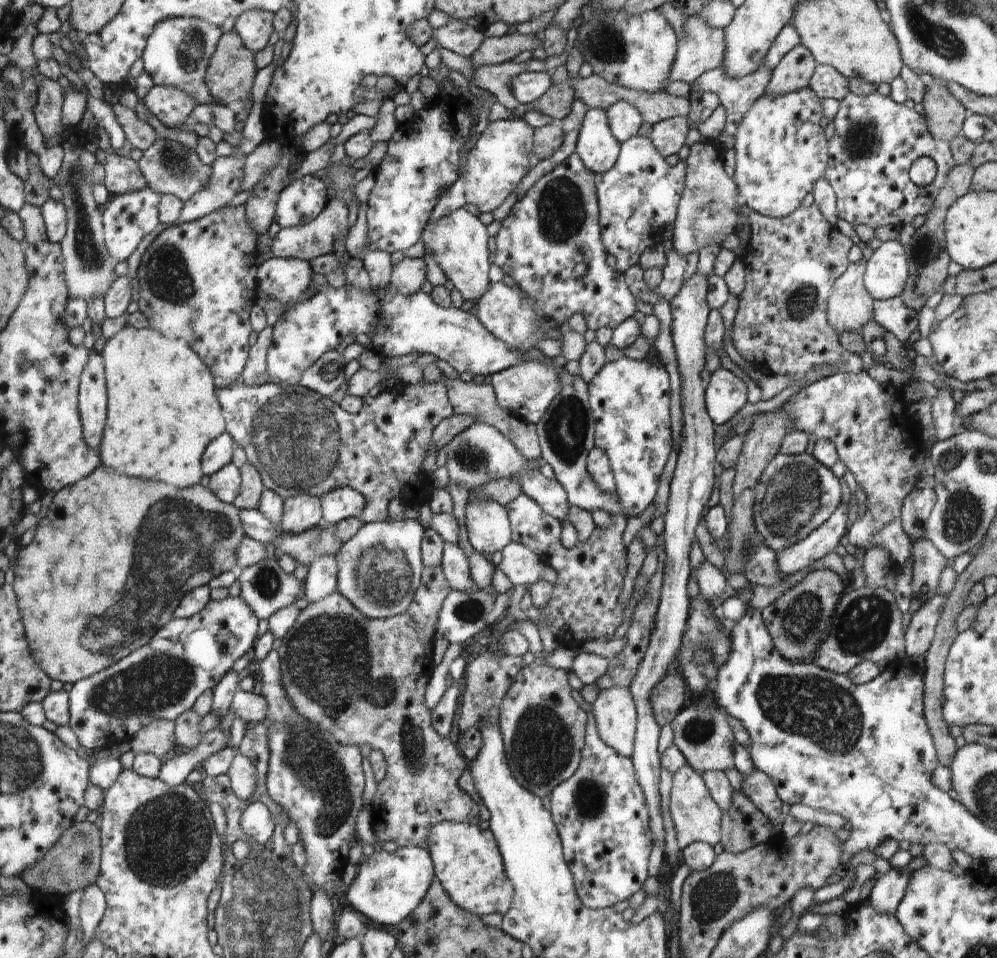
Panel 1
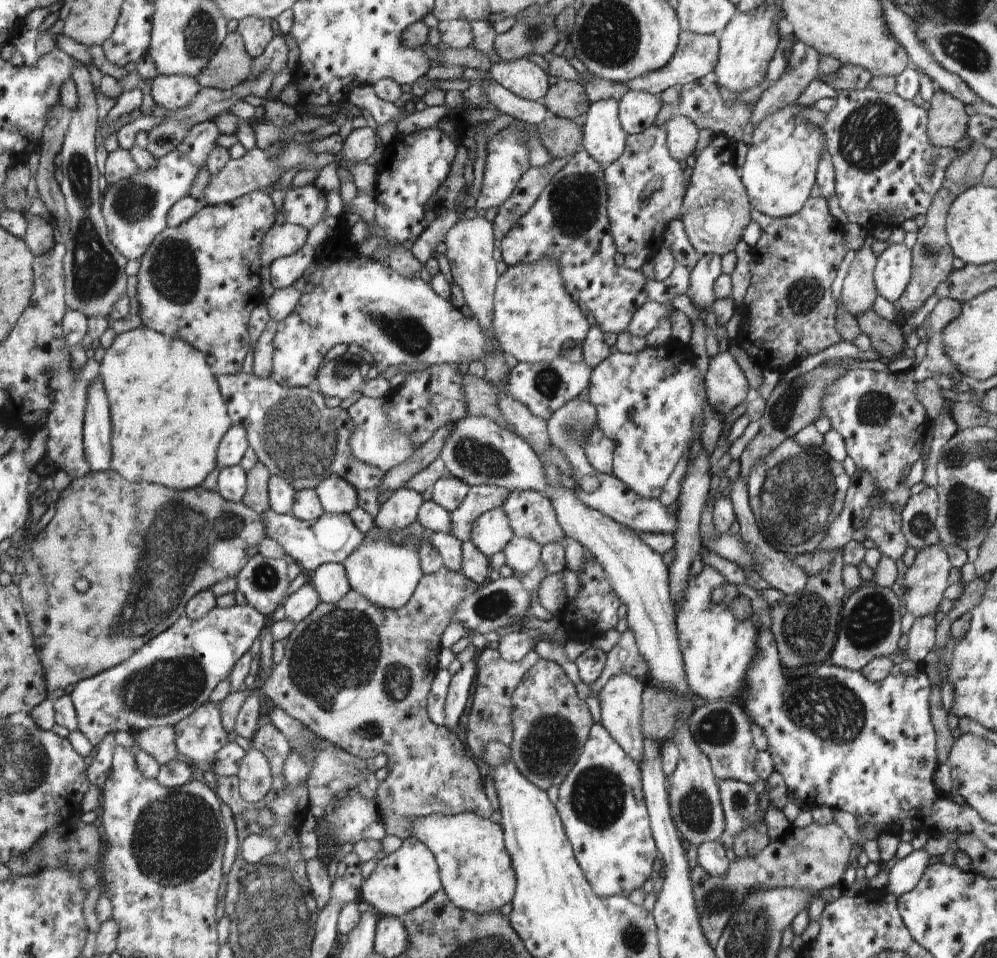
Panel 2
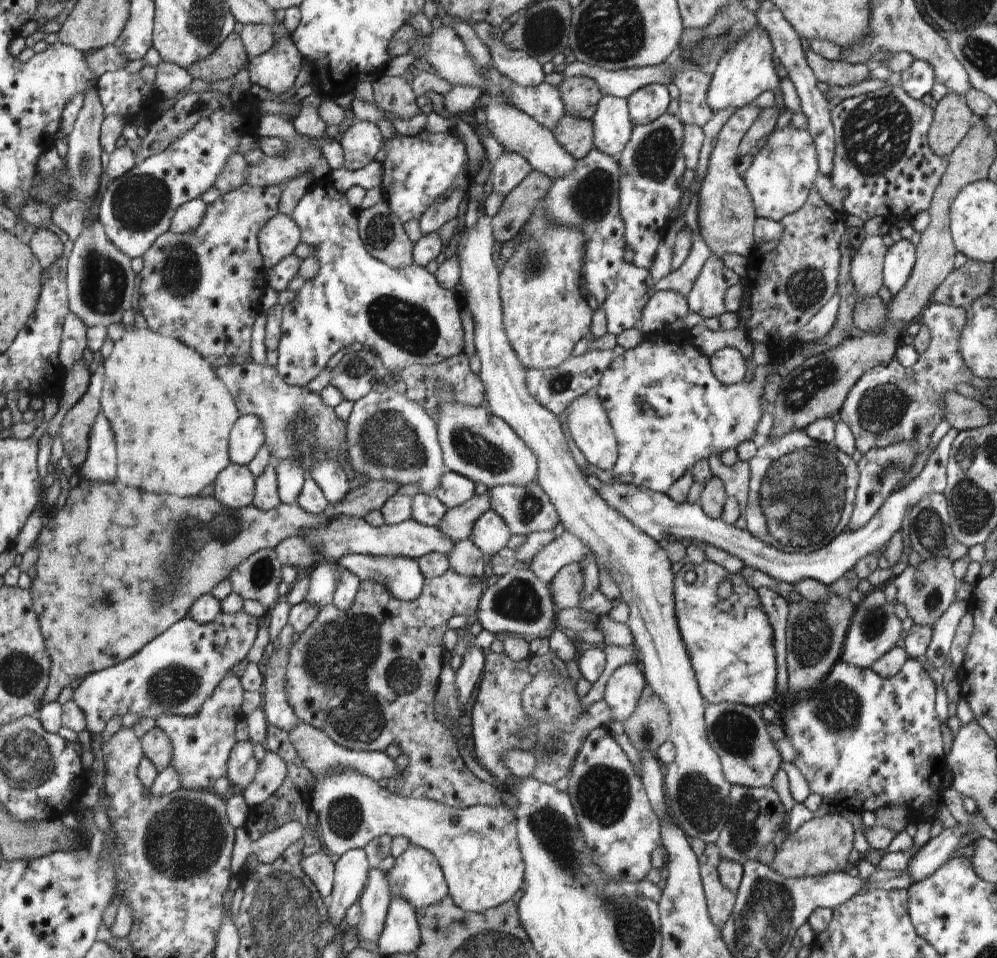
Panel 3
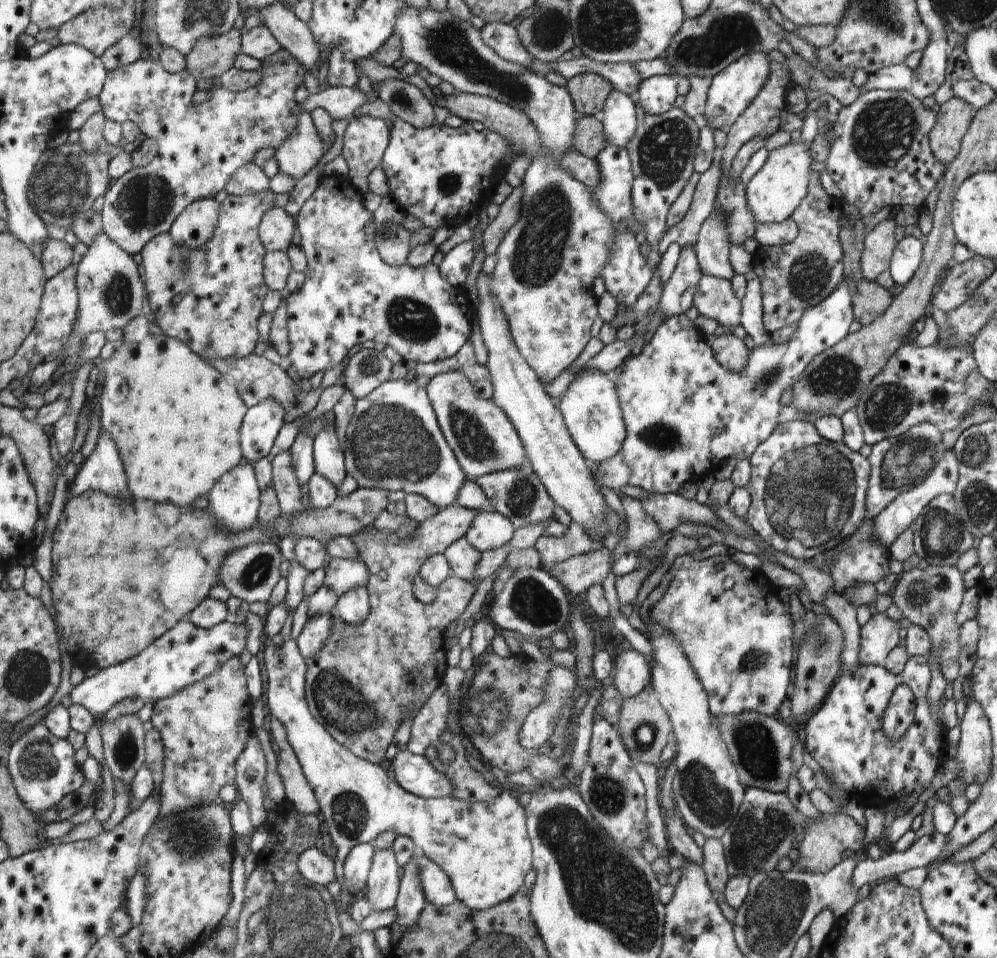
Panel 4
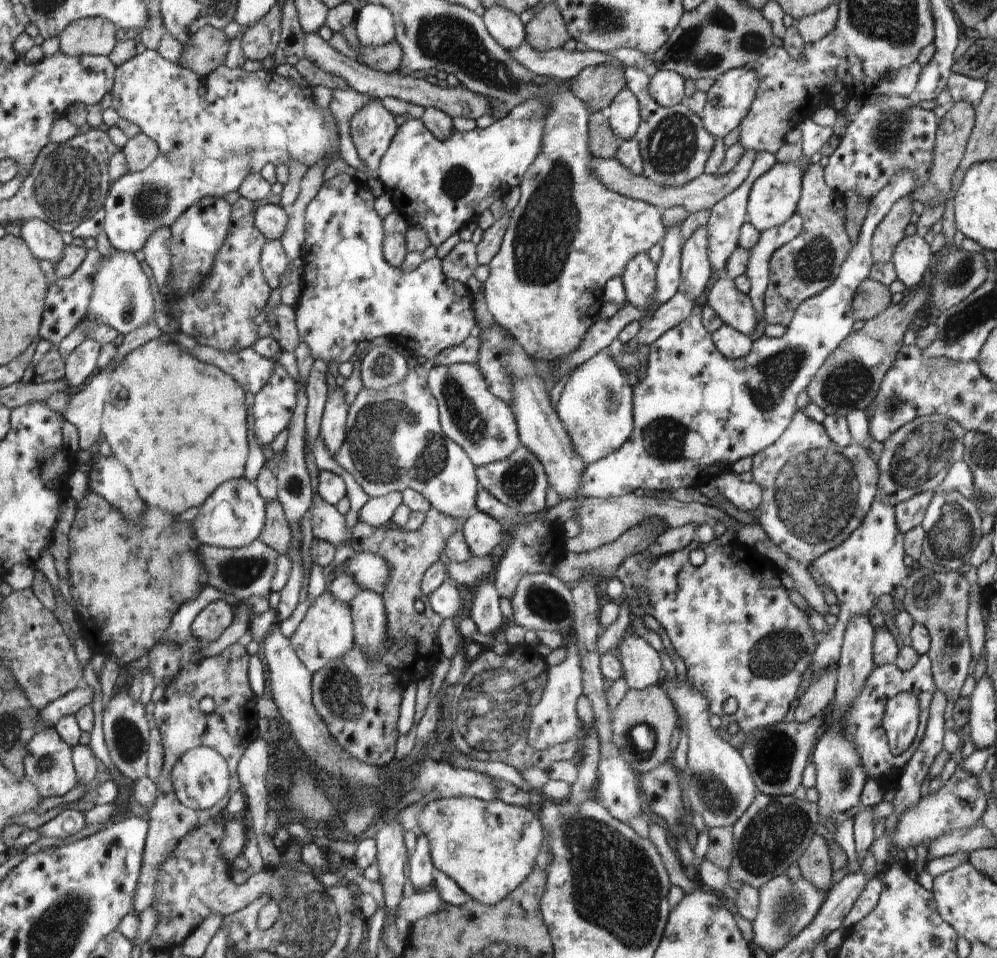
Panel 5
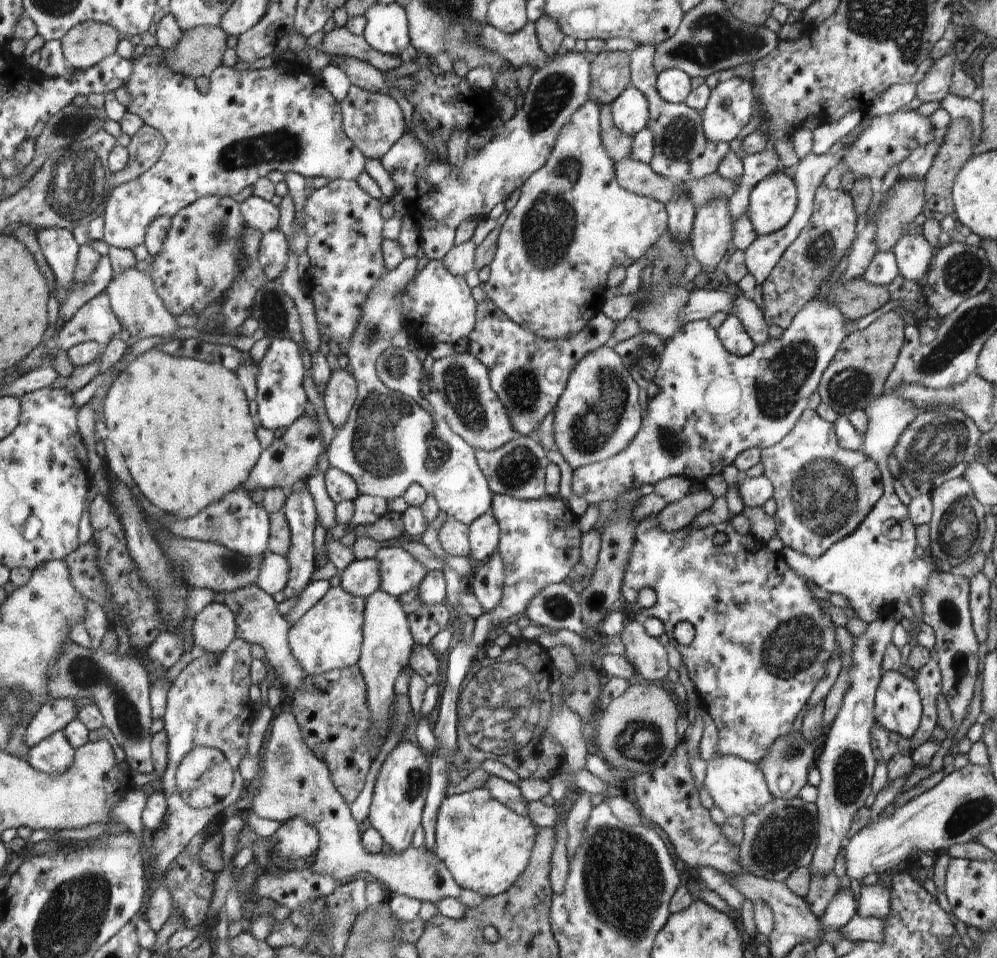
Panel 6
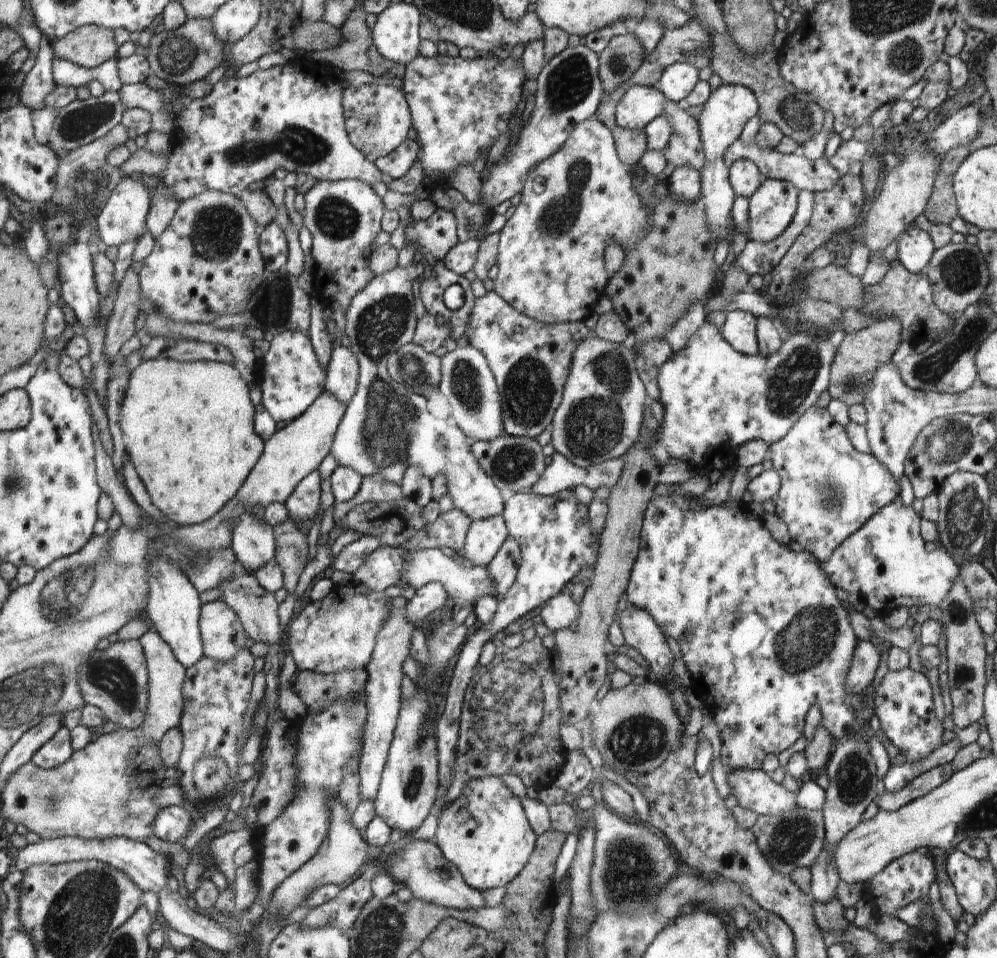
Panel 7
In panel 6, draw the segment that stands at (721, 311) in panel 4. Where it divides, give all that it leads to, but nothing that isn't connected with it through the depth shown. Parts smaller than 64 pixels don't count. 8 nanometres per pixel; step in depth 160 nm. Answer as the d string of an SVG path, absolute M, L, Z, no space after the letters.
M737 293L731 304L730 314L742 321L743 327L755 346L764 344L770 338L768 336L769 324L764 320L763 312L758 309L753 300Z

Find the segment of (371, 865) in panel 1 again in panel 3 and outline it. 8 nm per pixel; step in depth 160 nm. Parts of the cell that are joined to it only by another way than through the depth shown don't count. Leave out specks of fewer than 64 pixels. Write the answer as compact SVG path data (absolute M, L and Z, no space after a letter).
M412 843L408 845L403 854L395 858L394 865L386 874L392 899L404 898L415 909L436 904L449 894L445 876L436 857L424 847L414 846Z

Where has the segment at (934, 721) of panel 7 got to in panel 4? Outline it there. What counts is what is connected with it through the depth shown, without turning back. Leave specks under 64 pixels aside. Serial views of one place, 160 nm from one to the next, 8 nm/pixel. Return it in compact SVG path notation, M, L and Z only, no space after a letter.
M899 684L892 693L883 715L884 734L897 741L912 724L915 712L913 692L905 685Z

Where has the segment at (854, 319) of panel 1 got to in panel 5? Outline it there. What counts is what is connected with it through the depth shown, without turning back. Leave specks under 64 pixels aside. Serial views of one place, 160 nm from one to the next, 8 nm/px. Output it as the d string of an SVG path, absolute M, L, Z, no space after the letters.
M912 195L899 198L878 223L871 238L871 257L874 263L887 263L892 260L894 249L905 237L904 230L910 223L913 201Z

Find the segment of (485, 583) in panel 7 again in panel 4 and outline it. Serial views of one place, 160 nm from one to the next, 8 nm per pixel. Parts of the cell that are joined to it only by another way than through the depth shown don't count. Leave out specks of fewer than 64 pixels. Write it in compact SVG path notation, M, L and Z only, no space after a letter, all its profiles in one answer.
M332 557L324 569L323 585L333 590L333 593L338 596L342 596L351 588L365 587L368 580L367 568L360 559Z

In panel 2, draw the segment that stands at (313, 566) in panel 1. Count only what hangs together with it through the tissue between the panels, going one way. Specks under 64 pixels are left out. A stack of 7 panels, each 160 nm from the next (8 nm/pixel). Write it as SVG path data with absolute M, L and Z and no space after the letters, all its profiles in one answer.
M342 563L321 564L309 576L309 581L316 589L320 603L334 604L351 589Z

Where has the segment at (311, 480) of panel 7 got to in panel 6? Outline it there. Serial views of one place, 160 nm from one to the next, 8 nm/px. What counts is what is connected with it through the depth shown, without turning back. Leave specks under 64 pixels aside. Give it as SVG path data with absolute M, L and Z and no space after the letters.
M307 486L302 487L296 493L287 495L287 500L281 508L290 522L291 529L291 546L290 551L286 553L285 559L289 564L289 579L287 585L283 588L285 598L296 598L303 590L312 582L312 574L317 569L315 565L315 550L313 545L314 529L317 523L317 514L315 504L307 489Z

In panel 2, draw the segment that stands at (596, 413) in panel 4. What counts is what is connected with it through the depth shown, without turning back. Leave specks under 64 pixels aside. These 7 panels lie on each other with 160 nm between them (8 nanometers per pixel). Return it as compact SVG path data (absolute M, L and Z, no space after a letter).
M596 426L585 439L584 452L588 462L598 471L612 475L616 444Z

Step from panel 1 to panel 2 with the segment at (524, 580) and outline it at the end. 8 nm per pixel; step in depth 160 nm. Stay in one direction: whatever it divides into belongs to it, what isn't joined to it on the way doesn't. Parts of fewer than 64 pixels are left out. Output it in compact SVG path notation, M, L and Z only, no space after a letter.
M513 535L503 548L505 564L516 574L528 574L540 561L541 549L535 540Z

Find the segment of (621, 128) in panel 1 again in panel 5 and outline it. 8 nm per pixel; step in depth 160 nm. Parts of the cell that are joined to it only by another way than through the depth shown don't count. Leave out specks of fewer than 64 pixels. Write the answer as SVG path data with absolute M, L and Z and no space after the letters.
M656 70L649 82L649 92L659 105L671 107L685 102L685 78L677 72Z

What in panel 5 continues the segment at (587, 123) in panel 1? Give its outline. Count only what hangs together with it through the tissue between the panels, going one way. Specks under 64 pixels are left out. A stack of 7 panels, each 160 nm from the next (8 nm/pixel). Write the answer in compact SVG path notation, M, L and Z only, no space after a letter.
M625 86L614 97L606 113L612 132L623 141L638 134L639 124L643 120L642 106L638 97L628 87Z

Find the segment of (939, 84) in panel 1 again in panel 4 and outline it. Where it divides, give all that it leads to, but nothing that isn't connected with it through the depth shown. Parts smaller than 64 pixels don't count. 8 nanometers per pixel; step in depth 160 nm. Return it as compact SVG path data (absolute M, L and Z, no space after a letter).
M956 96L940 105L940 110L935 113L936 124L929 134L929 145L938 162L948 166L956 158L974 113L973 108L965 100Z

